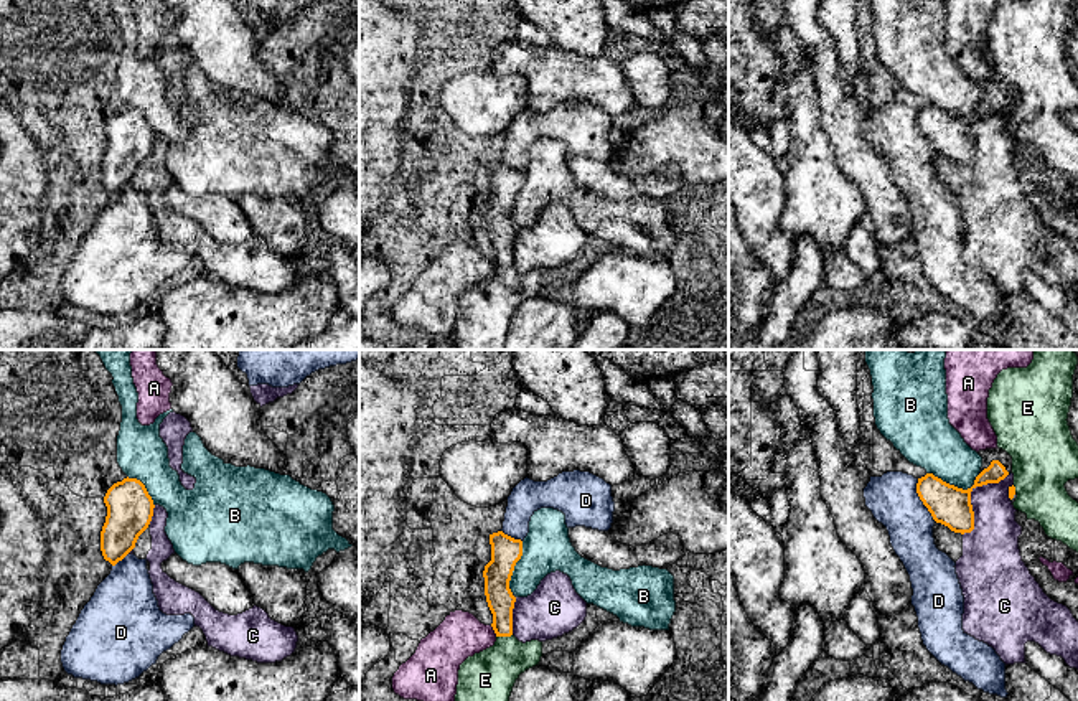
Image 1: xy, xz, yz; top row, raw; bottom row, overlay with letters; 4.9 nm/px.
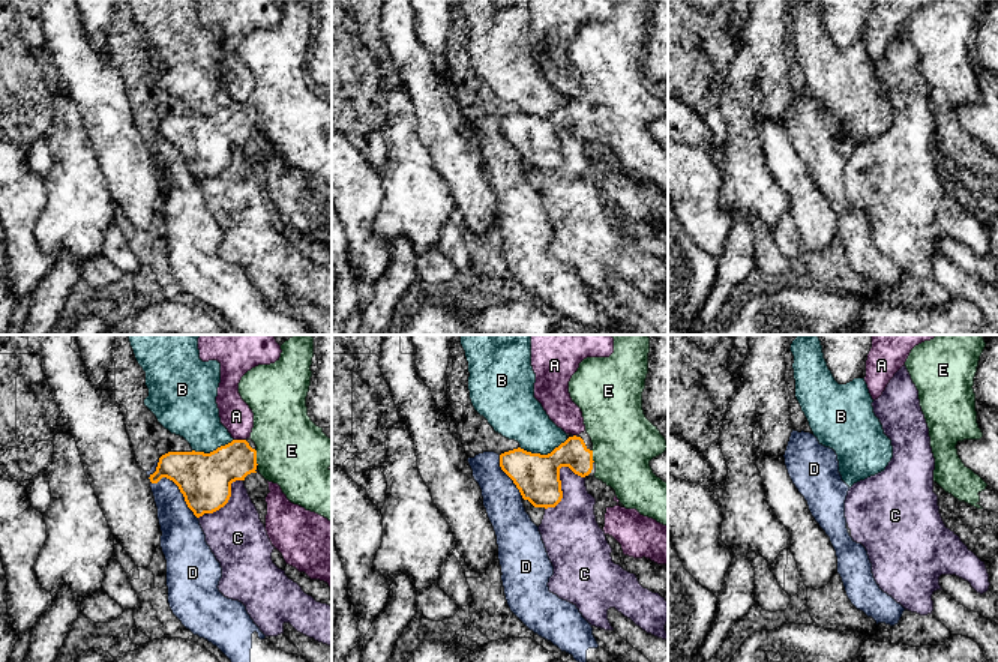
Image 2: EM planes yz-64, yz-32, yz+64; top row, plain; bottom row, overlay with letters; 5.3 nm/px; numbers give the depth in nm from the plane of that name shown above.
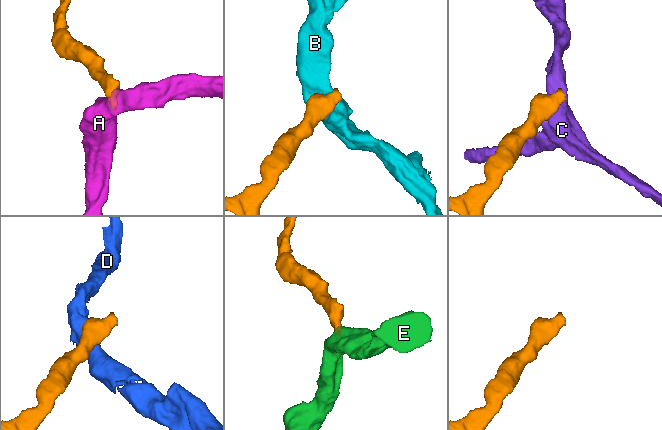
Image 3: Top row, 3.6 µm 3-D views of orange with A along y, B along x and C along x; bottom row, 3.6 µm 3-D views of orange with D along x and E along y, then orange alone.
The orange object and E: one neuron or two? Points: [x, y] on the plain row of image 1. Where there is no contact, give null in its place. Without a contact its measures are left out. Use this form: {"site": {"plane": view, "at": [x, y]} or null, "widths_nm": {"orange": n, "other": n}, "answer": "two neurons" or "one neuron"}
{"site": {"plane": "xz", "at": [503, 266]}, "widths_nm": {"orange": 130, "other": 280}, "answer": "one neuron"}

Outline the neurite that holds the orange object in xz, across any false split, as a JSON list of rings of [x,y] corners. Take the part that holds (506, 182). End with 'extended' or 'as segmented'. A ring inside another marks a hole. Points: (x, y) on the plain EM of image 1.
[[[498,162],[490,165],[490,175],[491,191],[483,208],[496,272],[460,295],[453,350],[503,350],[516,310],[542,287],[542,272],[523,274],[513,266],[516,228],[509,211],[523,186],[523,172]]] | extended

